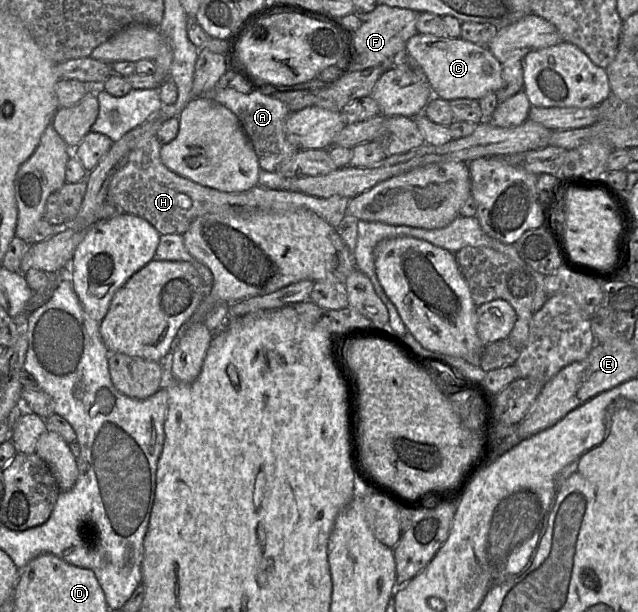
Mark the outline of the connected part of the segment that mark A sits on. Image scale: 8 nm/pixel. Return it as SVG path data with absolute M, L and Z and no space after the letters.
M215 87L200 97L207 97L224 105L238 117L243 130L253 144L262 170L274 172L284 159L300 151L288 141L285 133L284 124L290 110L275 97L257 91L241 93L231 88L217 89Z

